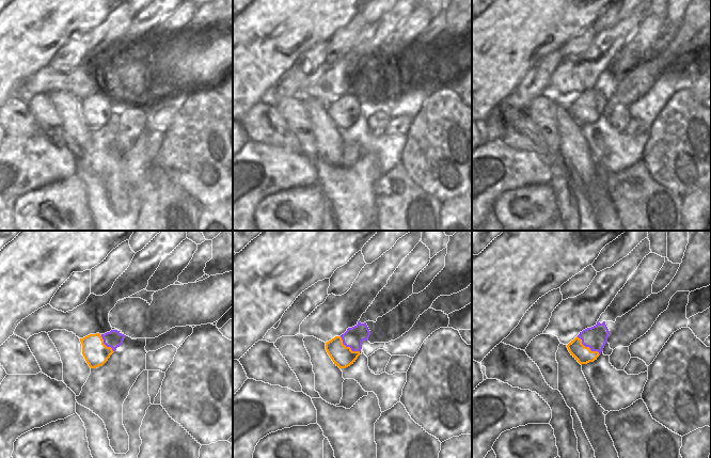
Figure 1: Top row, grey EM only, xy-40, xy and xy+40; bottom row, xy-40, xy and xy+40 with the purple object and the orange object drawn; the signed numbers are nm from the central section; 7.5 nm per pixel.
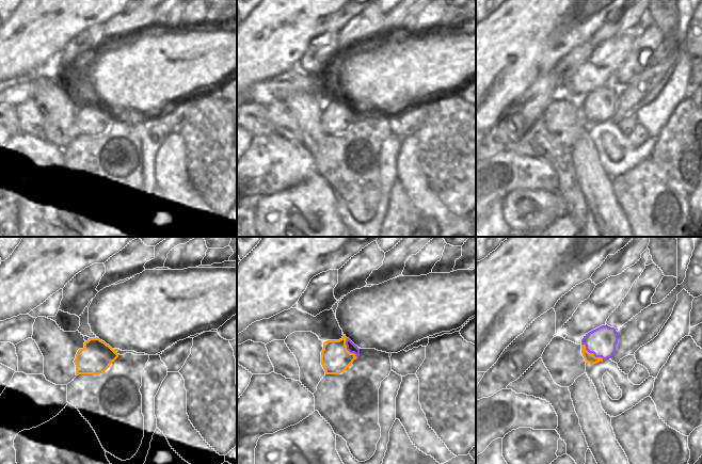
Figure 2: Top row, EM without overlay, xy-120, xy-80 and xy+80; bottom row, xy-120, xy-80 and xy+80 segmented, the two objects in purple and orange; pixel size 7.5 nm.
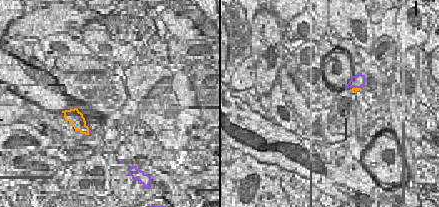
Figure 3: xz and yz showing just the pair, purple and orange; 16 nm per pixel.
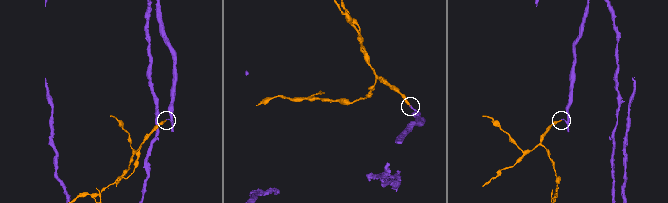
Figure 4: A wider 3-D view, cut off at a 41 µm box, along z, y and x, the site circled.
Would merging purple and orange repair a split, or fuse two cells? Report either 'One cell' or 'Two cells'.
One cell

